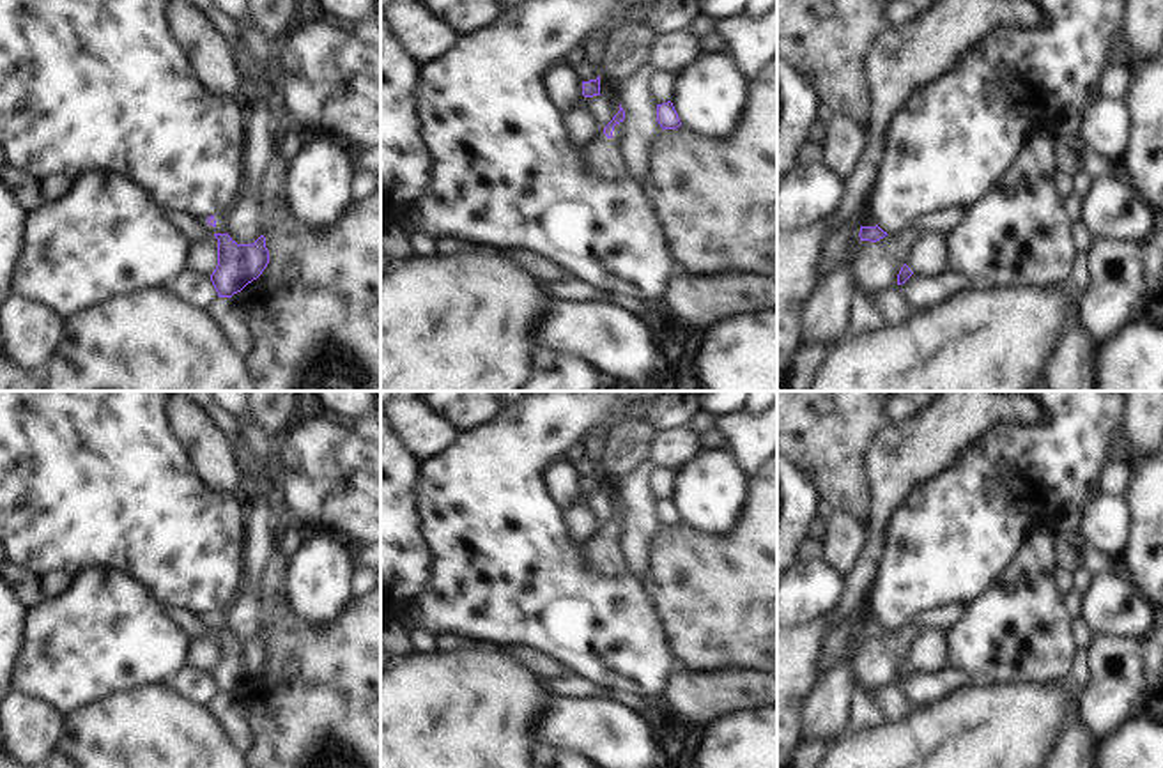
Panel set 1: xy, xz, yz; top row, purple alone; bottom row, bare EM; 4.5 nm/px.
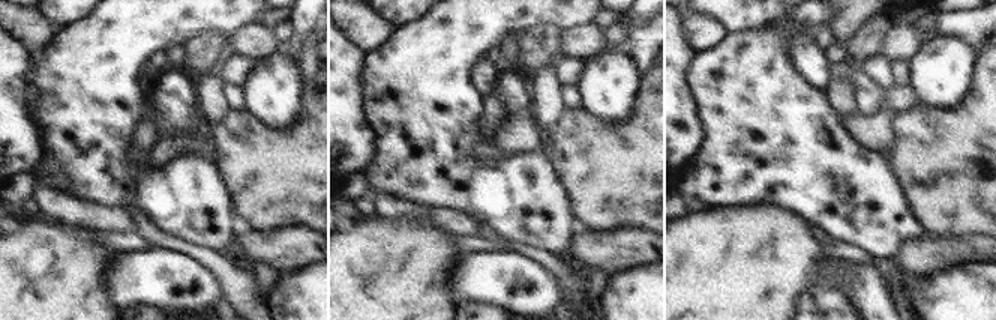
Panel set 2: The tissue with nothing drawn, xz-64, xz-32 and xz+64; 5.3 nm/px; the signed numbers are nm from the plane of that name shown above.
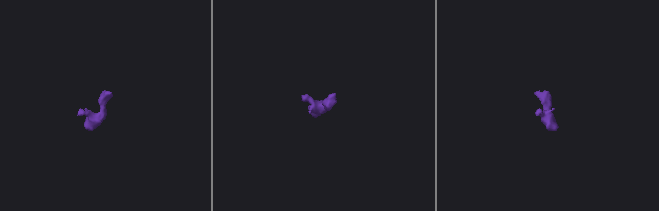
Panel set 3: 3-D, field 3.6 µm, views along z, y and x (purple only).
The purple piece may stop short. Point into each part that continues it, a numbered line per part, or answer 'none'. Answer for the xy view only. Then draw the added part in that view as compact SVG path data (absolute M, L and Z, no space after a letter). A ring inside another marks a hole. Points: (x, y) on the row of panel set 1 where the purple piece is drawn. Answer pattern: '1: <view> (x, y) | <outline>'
1: xy (220, 227) | M214 216L216 225L209 225L207 218L200 219L200 223L211 232L211 234L225 234L227 232L227 221L225 216Z

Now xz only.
1: xz (602, 156) | M621 122L614 126L612 136L602 133L582 147L586 172L605 179L627 179L625 161L620 152L620 140L623 136Z

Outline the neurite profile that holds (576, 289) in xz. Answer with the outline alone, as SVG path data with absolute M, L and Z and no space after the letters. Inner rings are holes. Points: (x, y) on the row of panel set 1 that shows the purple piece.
M579 278L566 281L545 281L554 299L561 301L591 301L604 299L604 288Z

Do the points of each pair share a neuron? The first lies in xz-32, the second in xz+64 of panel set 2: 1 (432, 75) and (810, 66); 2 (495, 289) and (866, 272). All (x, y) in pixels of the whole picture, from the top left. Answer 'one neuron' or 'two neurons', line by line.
1: two neurons
2: one neuron

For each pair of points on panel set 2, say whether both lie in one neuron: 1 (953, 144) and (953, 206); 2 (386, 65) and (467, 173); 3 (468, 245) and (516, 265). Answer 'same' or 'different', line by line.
1: same
2: same
3: different

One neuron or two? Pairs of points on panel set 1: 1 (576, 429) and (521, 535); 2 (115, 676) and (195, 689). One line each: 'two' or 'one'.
1: one
2: two

